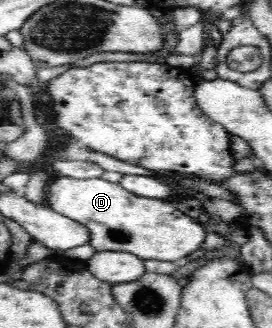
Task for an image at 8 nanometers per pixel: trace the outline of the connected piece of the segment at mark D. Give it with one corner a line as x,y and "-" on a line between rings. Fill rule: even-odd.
64,177
54,180
47,188
47,202
52,210
67,216
84,225
90,230
88,245
97,252
116,251
132,252
142,260
178,260
182,256
188,256
190,252
198,250
202,240
206,238
206,232
192,217
178,211
172,205
172,199
148,198
138,196
120,186
120,183
112,183
100,178
78,180

